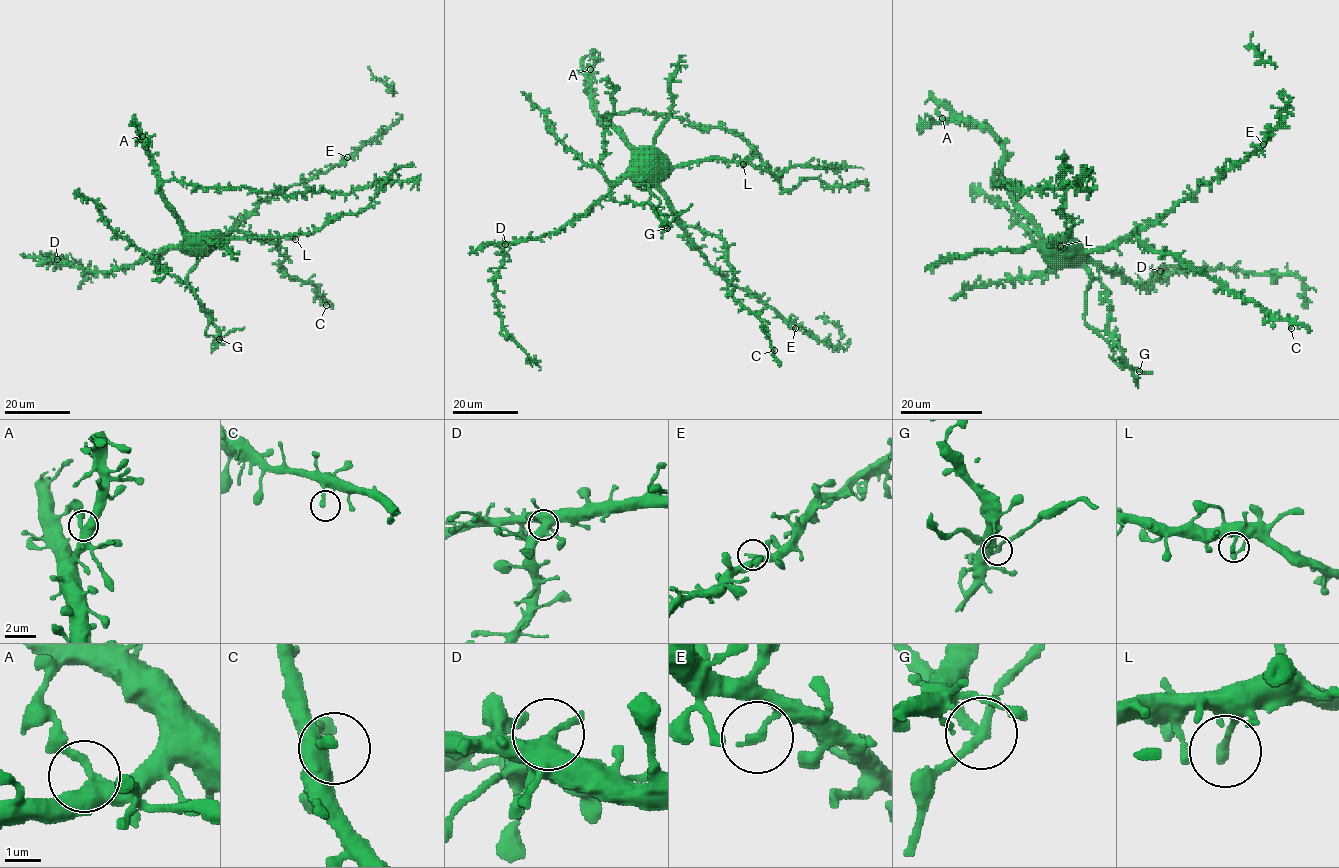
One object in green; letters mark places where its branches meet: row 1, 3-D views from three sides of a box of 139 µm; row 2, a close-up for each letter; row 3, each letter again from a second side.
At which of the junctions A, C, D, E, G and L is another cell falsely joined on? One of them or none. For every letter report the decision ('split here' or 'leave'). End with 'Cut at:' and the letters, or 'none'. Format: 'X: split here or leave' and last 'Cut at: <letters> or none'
A: leave
C: leave
D: leave
E: leave
G: split here
L: leave
Cut at: G

